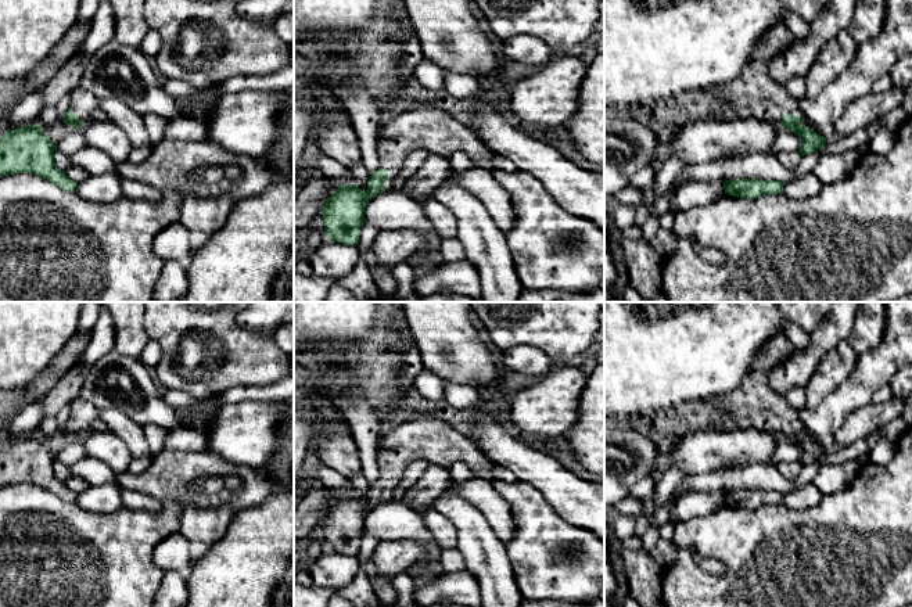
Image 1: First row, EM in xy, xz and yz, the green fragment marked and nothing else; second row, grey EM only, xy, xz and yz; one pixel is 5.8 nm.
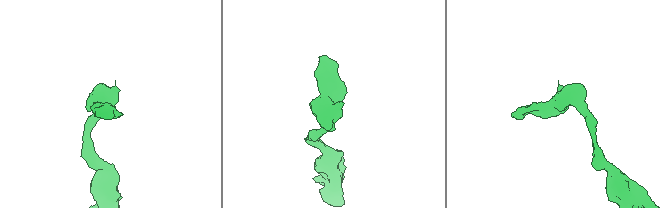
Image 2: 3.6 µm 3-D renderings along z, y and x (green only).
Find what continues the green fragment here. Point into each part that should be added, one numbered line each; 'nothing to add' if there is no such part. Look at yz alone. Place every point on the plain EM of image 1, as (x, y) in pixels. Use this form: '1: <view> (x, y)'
1: yz (754, 405)

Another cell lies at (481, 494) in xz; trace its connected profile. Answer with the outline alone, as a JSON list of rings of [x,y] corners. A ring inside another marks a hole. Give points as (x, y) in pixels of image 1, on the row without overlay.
[[[473,477],[459,484],[450,480],[445,493],[463,496],[478,509],[496,536],[507,546],[513,538],[516,522],[507,500],[499,495],[491,481]]]

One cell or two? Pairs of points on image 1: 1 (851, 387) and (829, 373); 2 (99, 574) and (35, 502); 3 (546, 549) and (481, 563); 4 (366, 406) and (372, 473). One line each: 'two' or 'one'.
1: two
2: one
3: two
4: one

